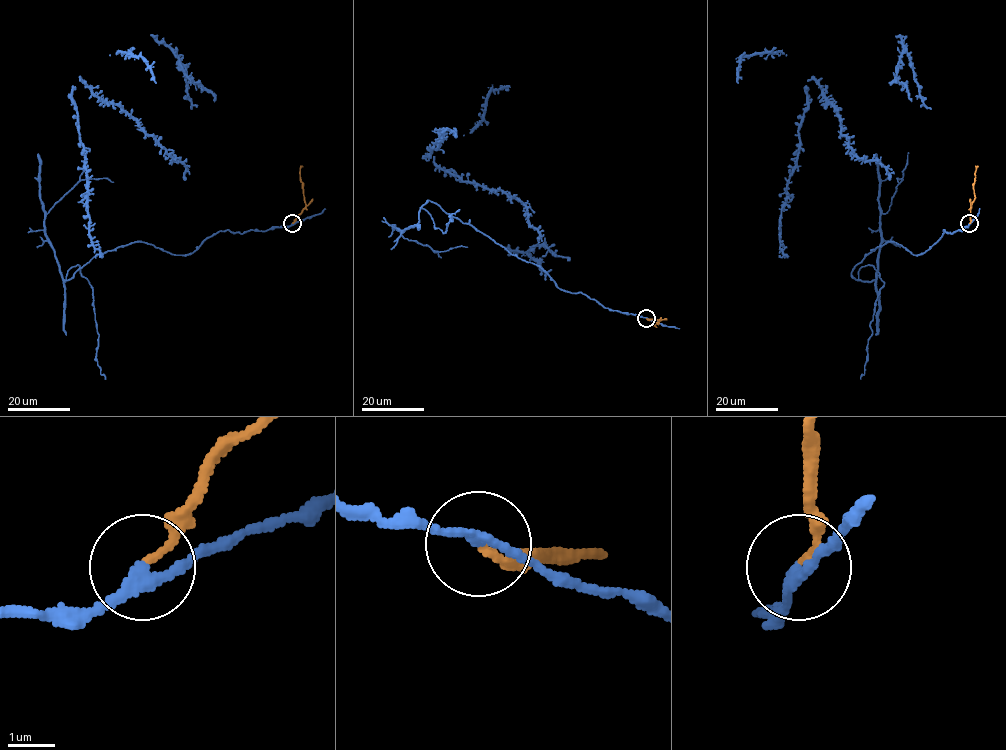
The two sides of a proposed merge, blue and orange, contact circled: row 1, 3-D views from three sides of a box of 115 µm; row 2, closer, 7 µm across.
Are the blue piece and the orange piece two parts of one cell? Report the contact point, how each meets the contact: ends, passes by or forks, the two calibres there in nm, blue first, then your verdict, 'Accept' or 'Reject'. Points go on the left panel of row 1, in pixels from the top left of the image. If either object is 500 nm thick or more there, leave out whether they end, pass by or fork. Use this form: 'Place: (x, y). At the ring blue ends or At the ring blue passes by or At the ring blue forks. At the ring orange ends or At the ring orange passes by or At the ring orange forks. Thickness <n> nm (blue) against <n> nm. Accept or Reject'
Place: (292, 223). At the ring blue passes by. At the ring orange ends. Thickness 200 nm (blue) against 140 nm. Reject

